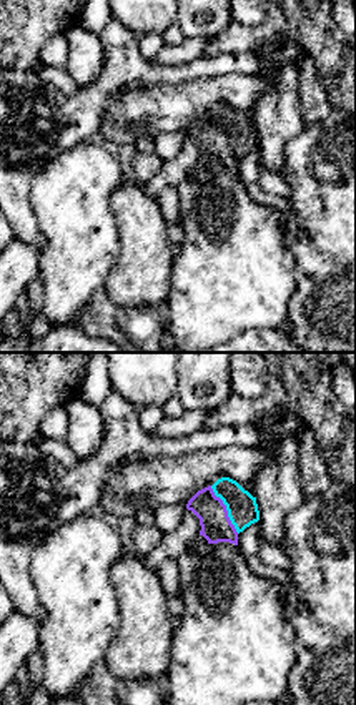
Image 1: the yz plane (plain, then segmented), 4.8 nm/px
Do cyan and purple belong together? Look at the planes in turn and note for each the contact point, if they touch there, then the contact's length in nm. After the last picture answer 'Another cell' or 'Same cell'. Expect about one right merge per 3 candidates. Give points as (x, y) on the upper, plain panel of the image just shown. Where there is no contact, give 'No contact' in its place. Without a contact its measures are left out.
Touches cyan at (227, 137). Shared border 280 nm

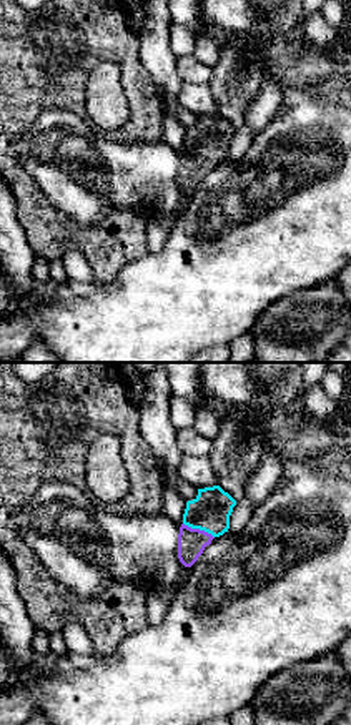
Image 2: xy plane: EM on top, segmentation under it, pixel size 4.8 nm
Touches cyan at (198, 155). Shared border 170 nm

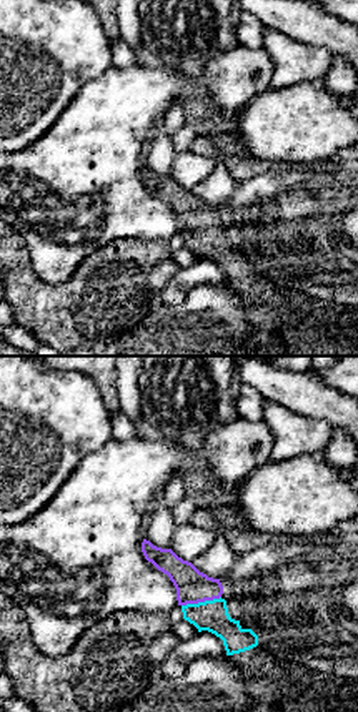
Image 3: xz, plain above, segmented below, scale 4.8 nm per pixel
Touches cyan at (200, 230). Shared border 200 nm

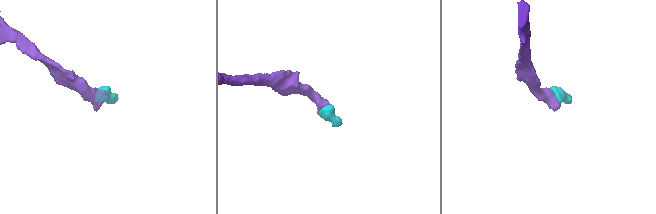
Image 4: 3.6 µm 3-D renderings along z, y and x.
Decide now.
Same cell

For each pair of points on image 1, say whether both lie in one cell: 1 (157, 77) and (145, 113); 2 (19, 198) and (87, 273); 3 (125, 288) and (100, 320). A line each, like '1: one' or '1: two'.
1: two
2: two
3: two

